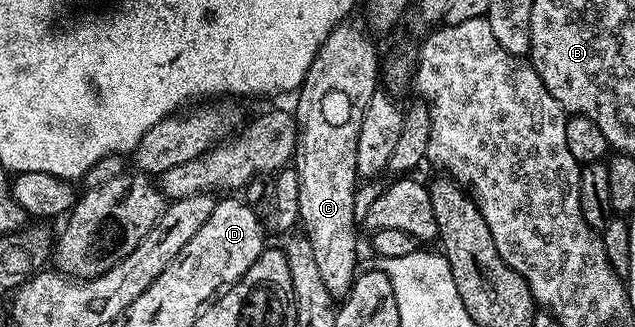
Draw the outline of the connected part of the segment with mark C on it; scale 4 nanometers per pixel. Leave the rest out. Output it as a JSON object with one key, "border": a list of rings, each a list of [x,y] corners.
{"border":[[[343,22],[333,28],[328,38],[320,46],[312,66],[306,71],[306,79],[297,93],[298,96],[298,136],[296,132],[296,171],[300,182],[300,206],[298,217],[306,223],[304,234],[316,250],[316,267],[324,277],[324,286],[336,298],[346,298],[354,287],[354,281],[360,271],[358,265],[358,224],[360,228],[359,206],[354,191],[359,183],[356,166],[356,142],[360,138],[360,122],[368,102],[380,88],[380,56],[374,53],[370,40],[362,32],[349,28]]]}

